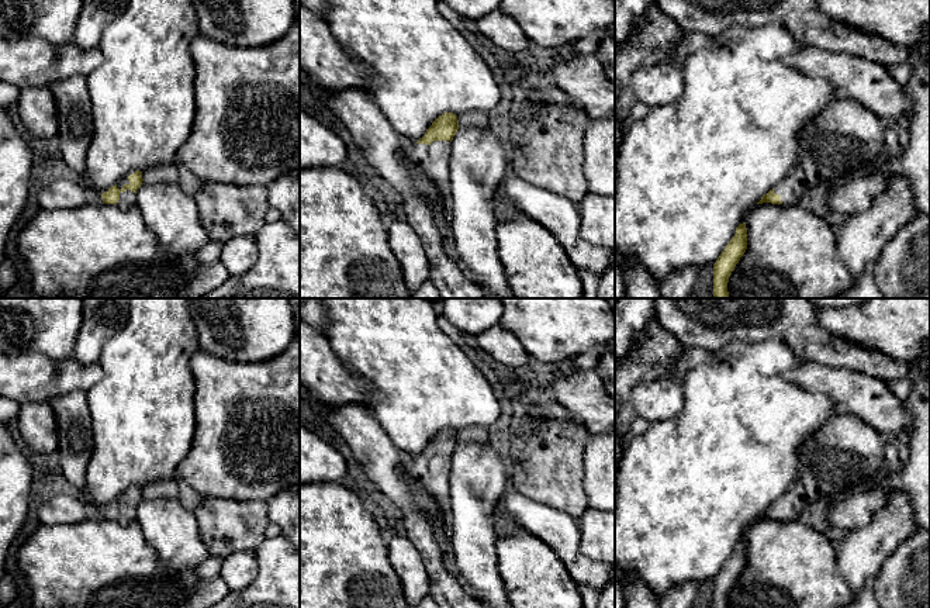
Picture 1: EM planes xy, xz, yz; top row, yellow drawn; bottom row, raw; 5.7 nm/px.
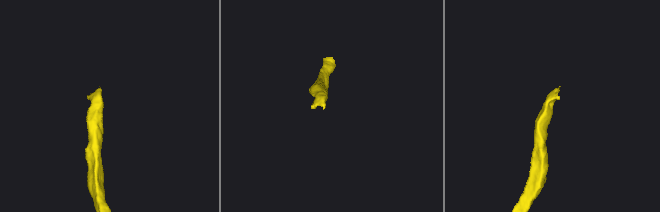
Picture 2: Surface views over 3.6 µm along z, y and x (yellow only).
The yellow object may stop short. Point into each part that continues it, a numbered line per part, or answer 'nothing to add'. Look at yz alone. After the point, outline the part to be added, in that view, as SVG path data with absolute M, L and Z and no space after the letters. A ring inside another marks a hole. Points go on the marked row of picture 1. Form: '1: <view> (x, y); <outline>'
1: yz (846, 135); M853 99L830 101L816 121L799 132L799 155L788 175L774 187L774 193L781 196L782 204L794 203L820 183L830 183L855 169L868 169L886 151L888 127L888 120Z

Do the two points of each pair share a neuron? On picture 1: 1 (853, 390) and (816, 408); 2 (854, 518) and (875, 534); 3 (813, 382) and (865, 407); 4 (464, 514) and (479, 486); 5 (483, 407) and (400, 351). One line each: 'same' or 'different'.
1: different
2: different
3: same
4: same
5: same

